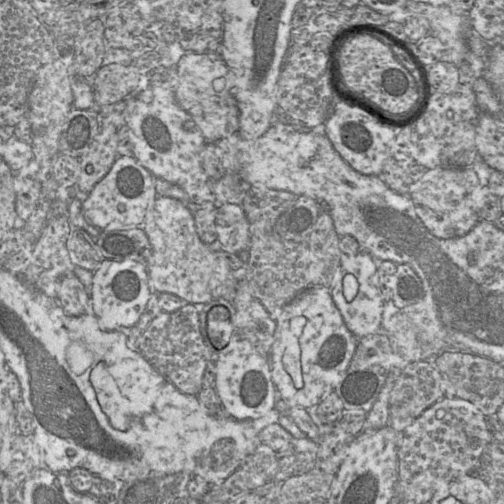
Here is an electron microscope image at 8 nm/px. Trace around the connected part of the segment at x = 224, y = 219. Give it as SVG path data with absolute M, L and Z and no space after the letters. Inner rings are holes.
M215 201L215 229L220 244L229 253L248 250L251 242L249 223L238 204Z

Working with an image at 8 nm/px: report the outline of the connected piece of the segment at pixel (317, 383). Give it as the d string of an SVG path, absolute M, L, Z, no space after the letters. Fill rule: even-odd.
M308 288L281 310L269 354L272 382L288 407L307 409L334 391L349 367L357 337L346 326L329 288Z

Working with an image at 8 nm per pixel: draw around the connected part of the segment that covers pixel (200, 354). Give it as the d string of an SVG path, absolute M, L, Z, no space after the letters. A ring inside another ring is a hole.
M185 303L174 312L162 311L158 314L141 333L138 339L138 352L179 391L195 397L202 388L202 378L208 362L214 360L200 332L199 313L191 303Z

